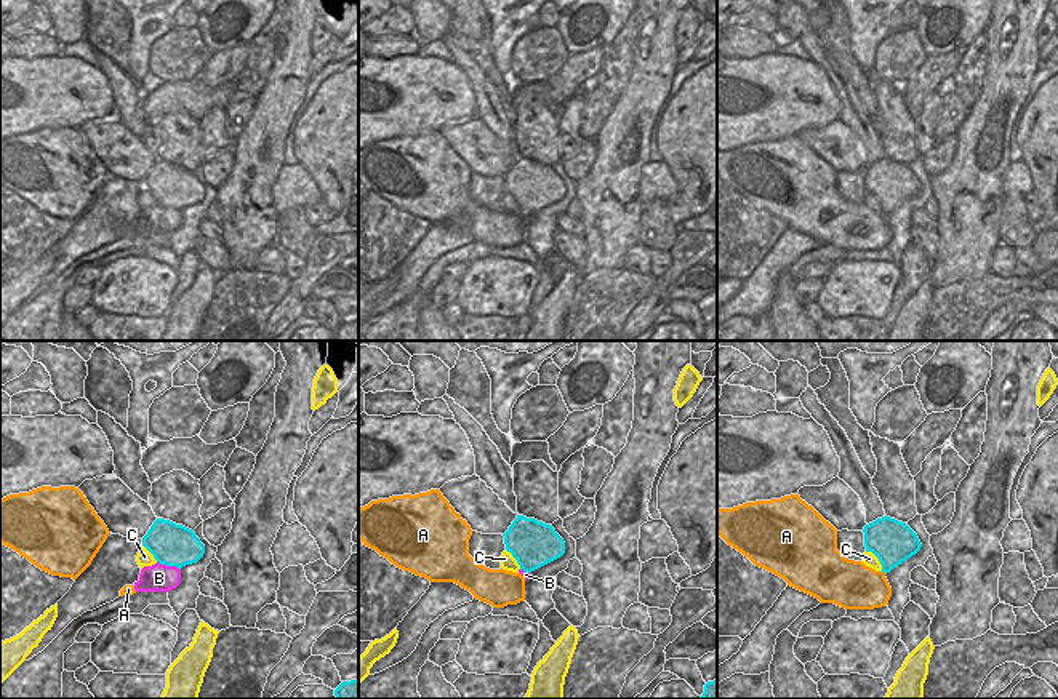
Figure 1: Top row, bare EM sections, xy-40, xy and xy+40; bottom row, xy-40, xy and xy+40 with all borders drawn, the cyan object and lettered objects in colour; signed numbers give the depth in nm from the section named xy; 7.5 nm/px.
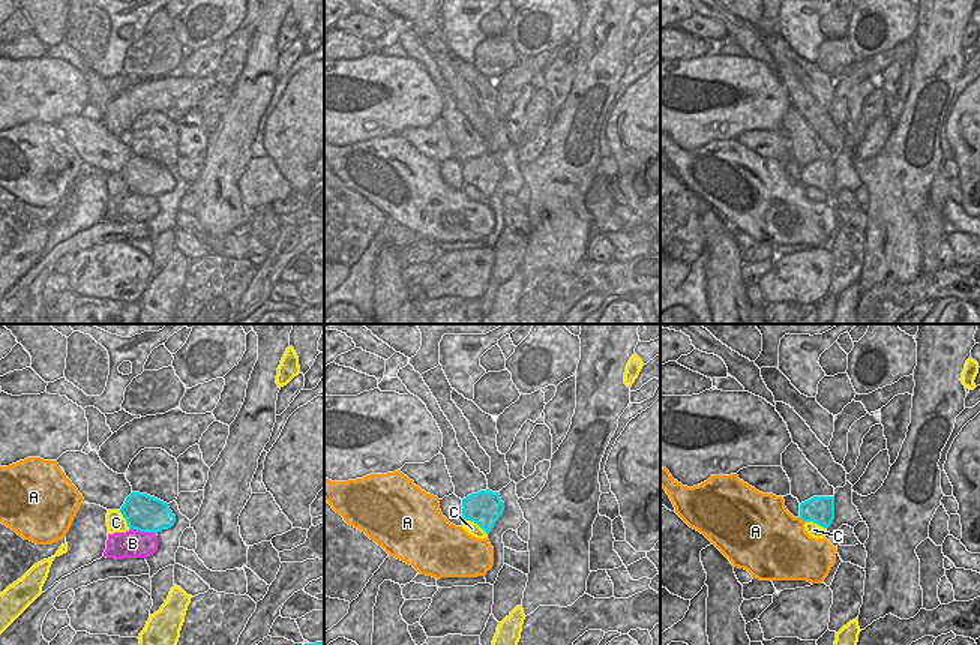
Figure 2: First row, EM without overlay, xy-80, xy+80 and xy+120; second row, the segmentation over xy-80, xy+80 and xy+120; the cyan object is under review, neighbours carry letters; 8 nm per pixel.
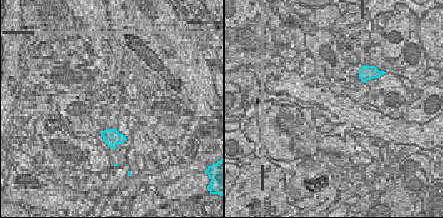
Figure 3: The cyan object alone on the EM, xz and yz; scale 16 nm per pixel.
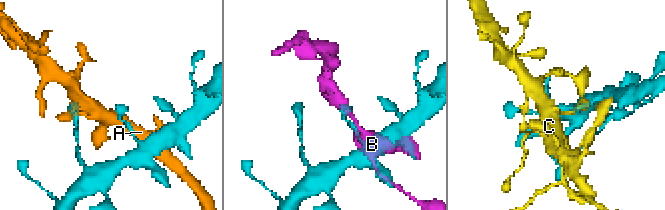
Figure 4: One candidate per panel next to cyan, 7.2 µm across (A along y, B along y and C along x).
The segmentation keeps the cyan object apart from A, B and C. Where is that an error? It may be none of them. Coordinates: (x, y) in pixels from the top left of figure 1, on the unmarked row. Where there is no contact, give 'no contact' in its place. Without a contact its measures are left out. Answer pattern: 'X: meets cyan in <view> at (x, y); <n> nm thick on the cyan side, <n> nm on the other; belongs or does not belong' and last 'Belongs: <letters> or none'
A: meets cyan in xy+40 at (884, 213); 320 nm thick on the cyan side, 360 nm on the other; does not belong
B: meets cyan in xy-40 at (168, 207); 320 nm thick on the cyan side, 220 nm on the other; does not belong
C: meets cyan in xy+40 at (877, 199); 320 nm thick on the cyan side, 100 nm on the other; does not belong
Belongs: none

